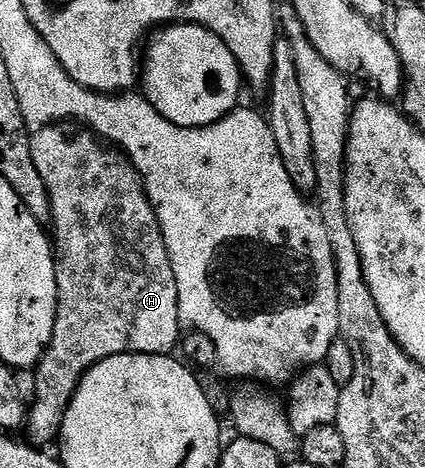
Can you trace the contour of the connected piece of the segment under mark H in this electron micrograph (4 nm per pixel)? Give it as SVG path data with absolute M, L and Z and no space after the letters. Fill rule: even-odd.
M70 121L36 128L31 133L31 150L33 163L37 163L41 179L45 179L51 200L49 225L53 230L53 252L57 258L55 274L59 302L51 345L34 368L37 395L30 402L25 430L30 444L47 447L50 441L60 440L65 411L69 411L69 403L84 373L106 357L122 353L174 354L181 341L181 326L173 263L165 247L161 223L134 165L114 148L100 144L90 129Z

